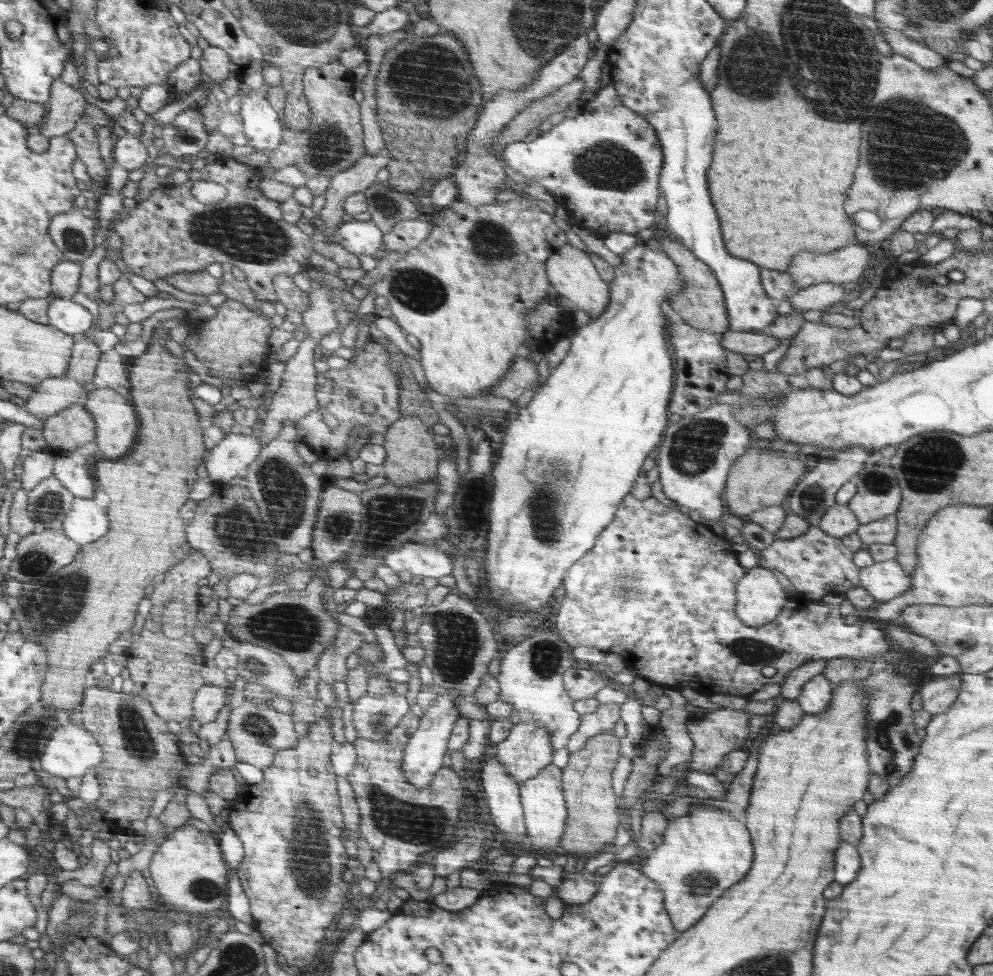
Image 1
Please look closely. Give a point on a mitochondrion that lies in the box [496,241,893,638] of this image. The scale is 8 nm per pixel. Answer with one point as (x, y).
(695, 448)

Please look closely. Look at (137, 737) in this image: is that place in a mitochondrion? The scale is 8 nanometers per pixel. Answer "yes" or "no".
yes

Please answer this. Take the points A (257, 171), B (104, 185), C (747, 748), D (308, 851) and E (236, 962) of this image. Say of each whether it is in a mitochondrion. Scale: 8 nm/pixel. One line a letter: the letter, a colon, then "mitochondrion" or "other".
A: other
B: other
C: other
D: mitochondrion
E: mitochondrion

